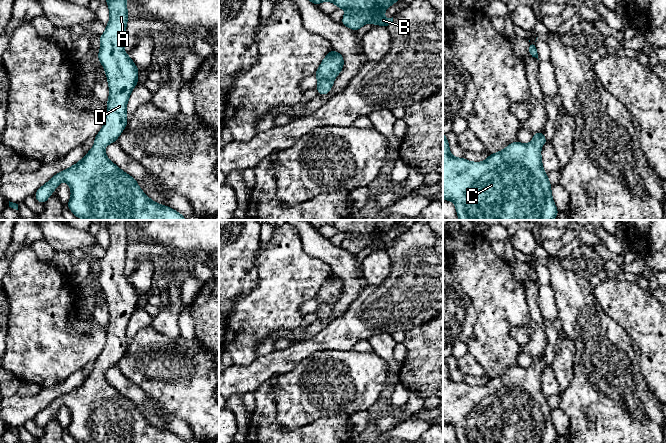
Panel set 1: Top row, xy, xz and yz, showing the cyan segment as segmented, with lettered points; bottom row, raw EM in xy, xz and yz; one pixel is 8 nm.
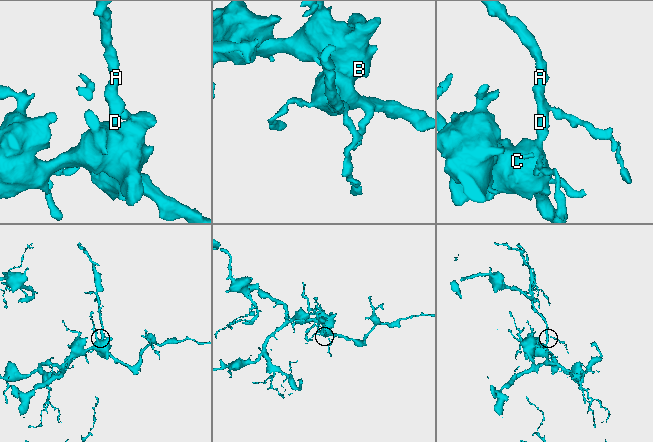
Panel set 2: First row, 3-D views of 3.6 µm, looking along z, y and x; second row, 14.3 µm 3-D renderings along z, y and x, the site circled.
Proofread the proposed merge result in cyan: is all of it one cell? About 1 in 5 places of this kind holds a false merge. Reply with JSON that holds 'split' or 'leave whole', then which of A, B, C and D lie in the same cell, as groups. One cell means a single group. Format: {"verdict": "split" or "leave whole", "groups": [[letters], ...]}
{"verdict": "leave whole", "groups": [["A", "B", "C", "D"]]}

